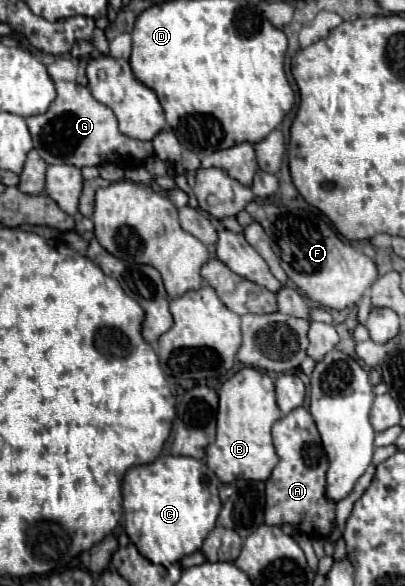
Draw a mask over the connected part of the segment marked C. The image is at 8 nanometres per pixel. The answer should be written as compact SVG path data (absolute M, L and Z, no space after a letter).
M159 456L151 464L129 468L123 478L123 510L131 542L147 560L161 566L201 550L221 510L217 484L209 466L189 456Z

